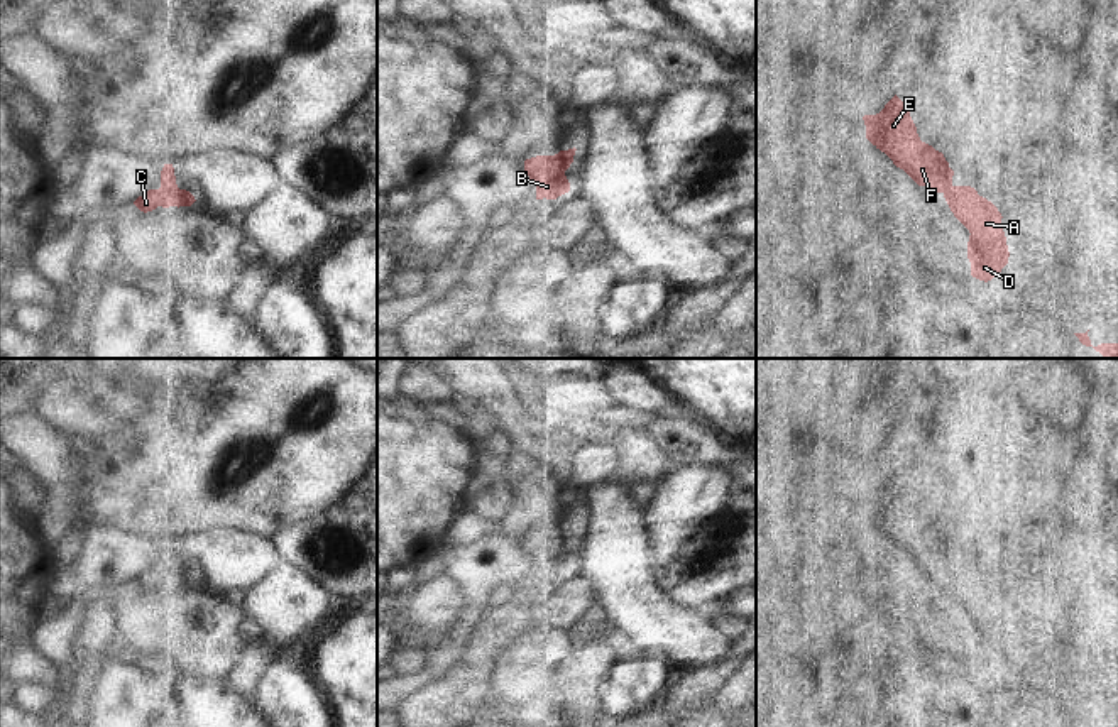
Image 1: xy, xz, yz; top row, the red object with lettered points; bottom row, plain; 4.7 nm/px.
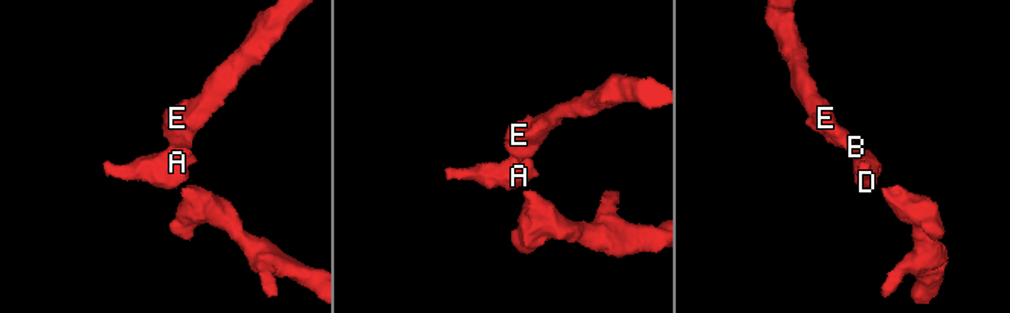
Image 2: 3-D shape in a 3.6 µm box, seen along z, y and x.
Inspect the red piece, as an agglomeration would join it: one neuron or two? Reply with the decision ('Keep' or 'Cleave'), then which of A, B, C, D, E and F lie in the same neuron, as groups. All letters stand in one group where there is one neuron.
Keep. Groups: A B C D E F.

